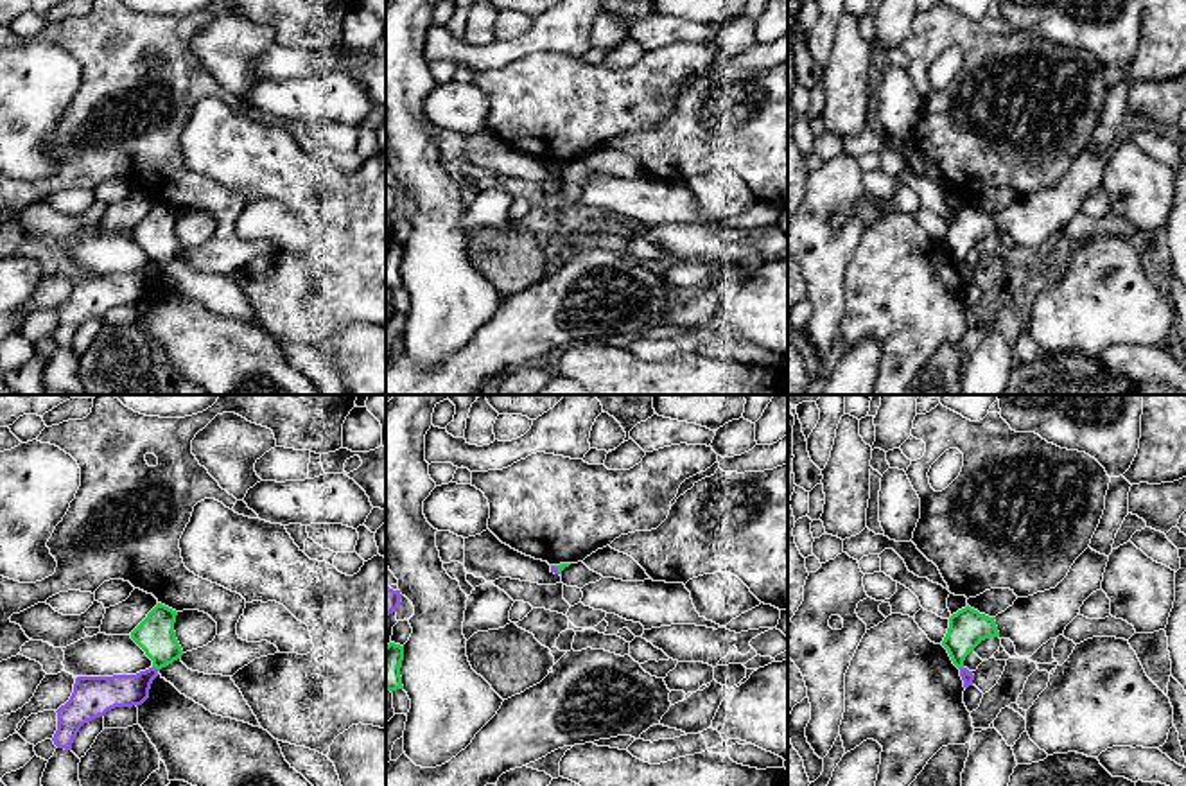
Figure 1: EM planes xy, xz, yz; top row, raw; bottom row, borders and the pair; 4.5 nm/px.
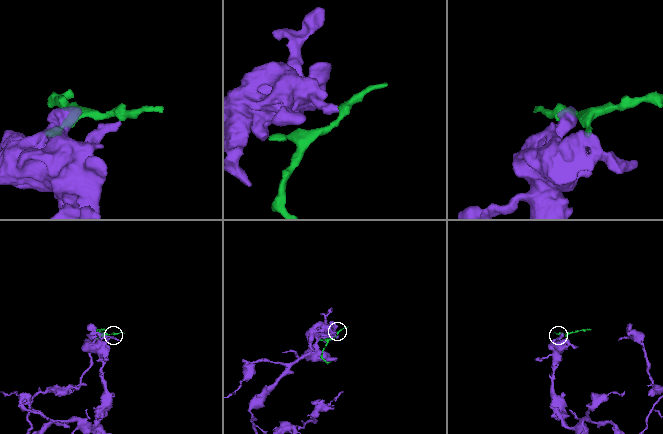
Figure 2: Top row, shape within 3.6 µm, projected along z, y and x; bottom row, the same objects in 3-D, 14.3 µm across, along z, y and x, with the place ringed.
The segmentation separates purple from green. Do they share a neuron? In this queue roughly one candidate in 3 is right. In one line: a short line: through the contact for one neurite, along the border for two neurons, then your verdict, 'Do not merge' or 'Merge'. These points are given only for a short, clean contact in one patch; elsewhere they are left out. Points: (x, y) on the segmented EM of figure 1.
Line: xy (153, 666), (158, 670). Do not merge

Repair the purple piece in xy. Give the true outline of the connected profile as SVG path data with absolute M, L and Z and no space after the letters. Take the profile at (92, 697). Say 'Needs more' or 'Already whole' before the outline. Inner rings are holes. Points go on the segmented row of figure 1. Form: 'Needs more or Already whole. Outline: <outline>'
Already whole. Outline: M156 668L136 675L77 677L70 700L57 712L57 730L52 738L57 748L72 750L79 729L115 707L142 705L149 698Z

